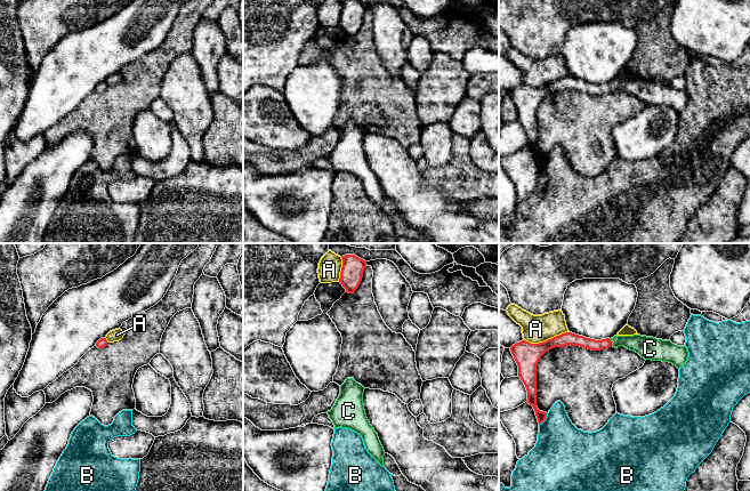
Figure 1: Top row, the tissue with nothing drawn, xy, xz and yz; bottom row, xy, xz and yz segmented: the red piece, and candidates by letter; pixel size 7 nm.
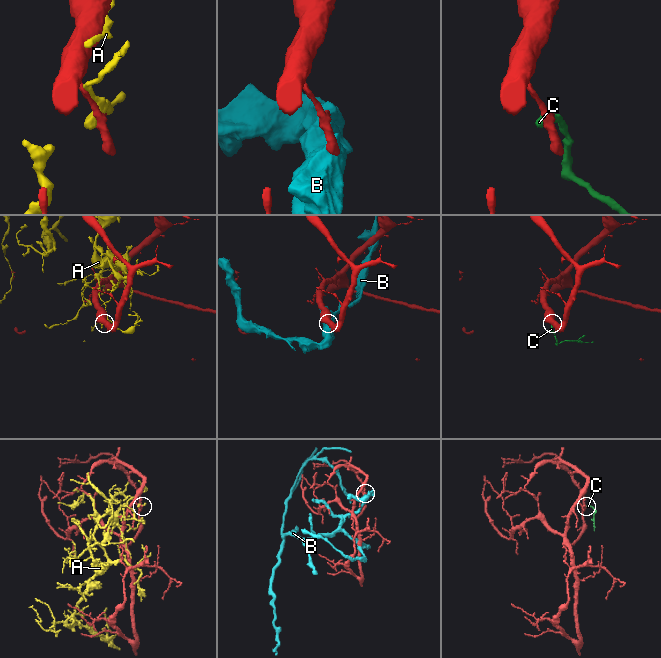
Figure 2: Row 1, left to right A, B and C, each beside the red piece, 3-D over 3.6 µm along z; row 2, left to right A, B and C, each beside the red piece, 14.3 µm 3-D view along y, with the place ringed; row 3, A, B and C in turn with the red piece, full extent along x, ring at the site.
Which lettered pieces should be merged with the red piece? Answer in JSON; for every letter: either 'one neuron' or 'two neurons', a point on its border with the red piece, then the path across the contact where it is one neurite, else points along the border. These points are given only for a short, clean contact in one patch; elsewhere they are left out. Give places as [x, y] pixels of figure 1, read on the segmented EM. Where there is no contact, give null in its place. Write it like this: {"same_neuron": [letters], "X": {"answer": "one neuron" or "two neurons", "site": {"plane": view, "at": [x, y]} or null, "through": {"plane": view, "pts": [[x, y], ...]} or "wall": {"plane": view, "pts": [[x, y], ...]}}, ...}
{"same_neuron": ["C"], "A": {"answer": "two neurons", "site": {"plane": "yz", "at": [546, 340]}}, "B": {"answer": "two neurons", "site": {"plane": "yz", "at": [545, 419]}}, "C": {"answer": "one neuron", "site": {"plane": "yz", "at": [611, 343]}, "through": {"plane": "yz", "pts": [[575, 339], [589, 344], [611, 343], [630, 341], [645, 346]]}}}

